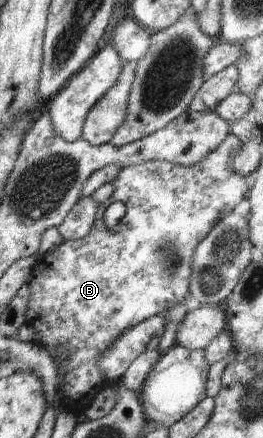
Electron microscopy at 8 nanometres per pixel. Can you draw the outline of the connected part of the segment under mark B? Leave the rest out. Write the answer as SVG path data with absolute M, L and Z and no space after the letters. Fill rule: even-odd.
M230 134L214 152L211 152L206 158L203 158L191 167L178 166L168 161L148 161L139 165L120 168L118 176L112 182L115 186L114 192L106 202L98 205L96 213L97 219L94 220L90 232L85 237L79 239L62 241L60 246L57 246L51 251L41 251L36 258L34 276L30 276L27 280L30 296L27 300L27 309L25 312L26 323L34 329L34 342L46 349L53 359L56 359L61 353L64 353L63 358L66 362L65 369L61 374L61 387L59 390L65 395L65 398L70 398L74 402L80 402L86 396L87 400L90 401L96 392L107 385L105 374L99 367L99 359L114 344L114 341L121 334L134 328L137 324L148 320L150 317L162 314L164 310L168 310L168 308L172 308L172 306L176 306L180 302L185 302L186 298L190 297L189 278L193 269L194 249L198 246L199 242L202 242L203 238L206 238L206 235L214 228L214 225L220 222L227 214L234 211L234 208L243 199L242 194L246 190L246 181L233 167L233 160L240 152L242 145L241 140L237 136ZM113 202L122 202L122 204L125 204L126 212L125 217L121 219L120 223L112 231L109 231L104 224L103 218L104 212L106 212L108 206Z

